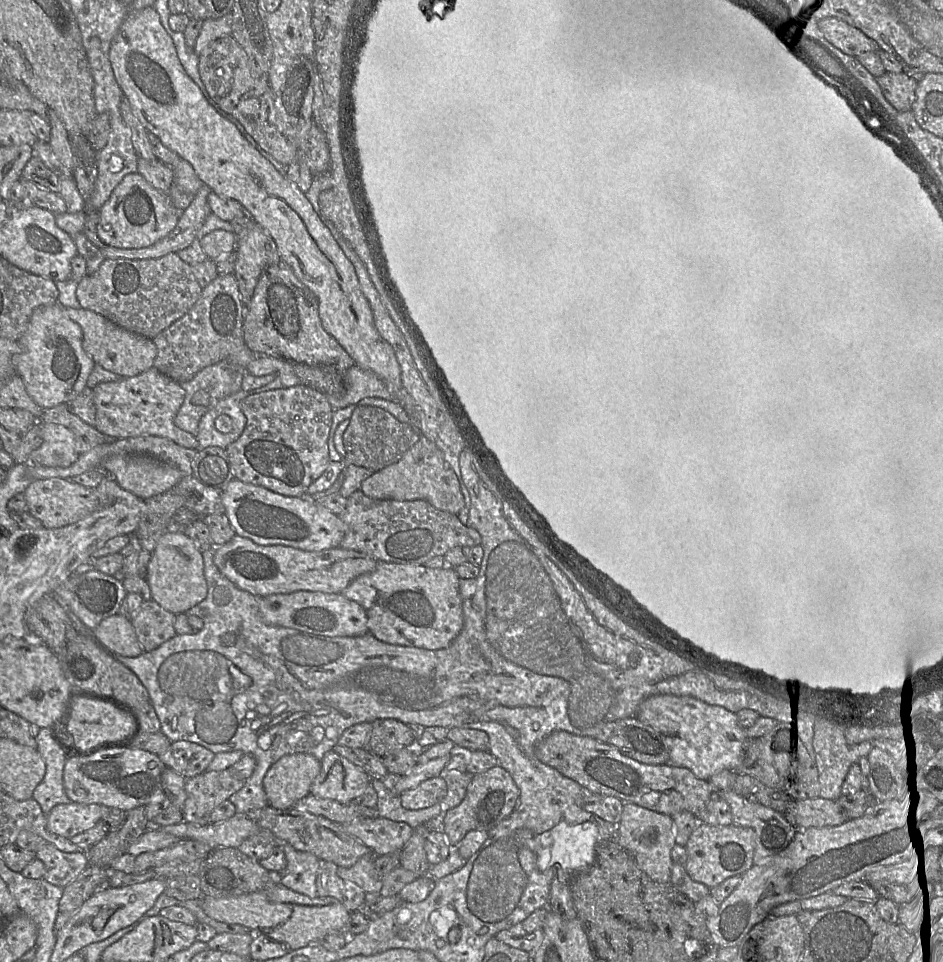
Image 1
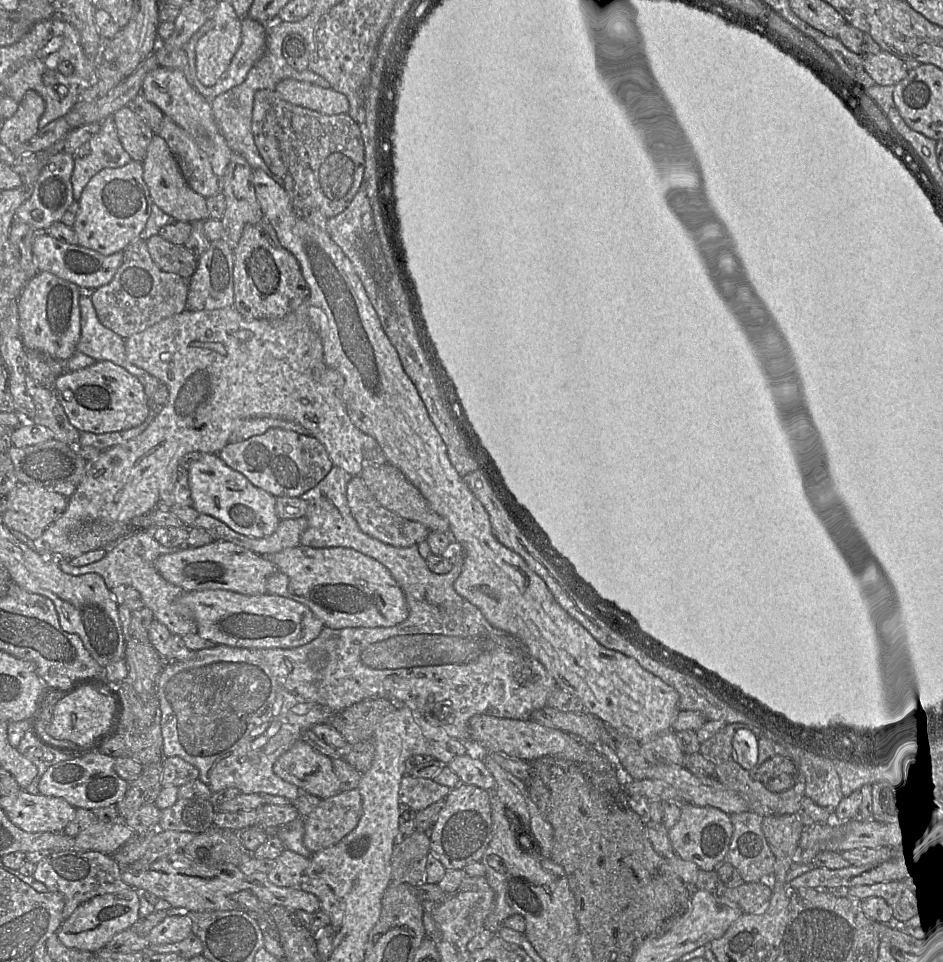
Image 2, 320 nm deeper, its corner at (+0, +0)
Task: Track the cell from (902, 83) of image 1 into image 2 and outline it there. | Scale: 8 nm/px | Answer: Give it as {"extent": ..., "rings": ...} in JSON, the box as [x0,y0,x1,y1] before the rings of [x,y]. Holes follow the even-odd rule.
{"extent":[862,50,909,86],"rings":[[[883,50],[877,54],[862,54],[862,62],[865,71],[882,86],[895,86],[909,72],[903,60]]]}

